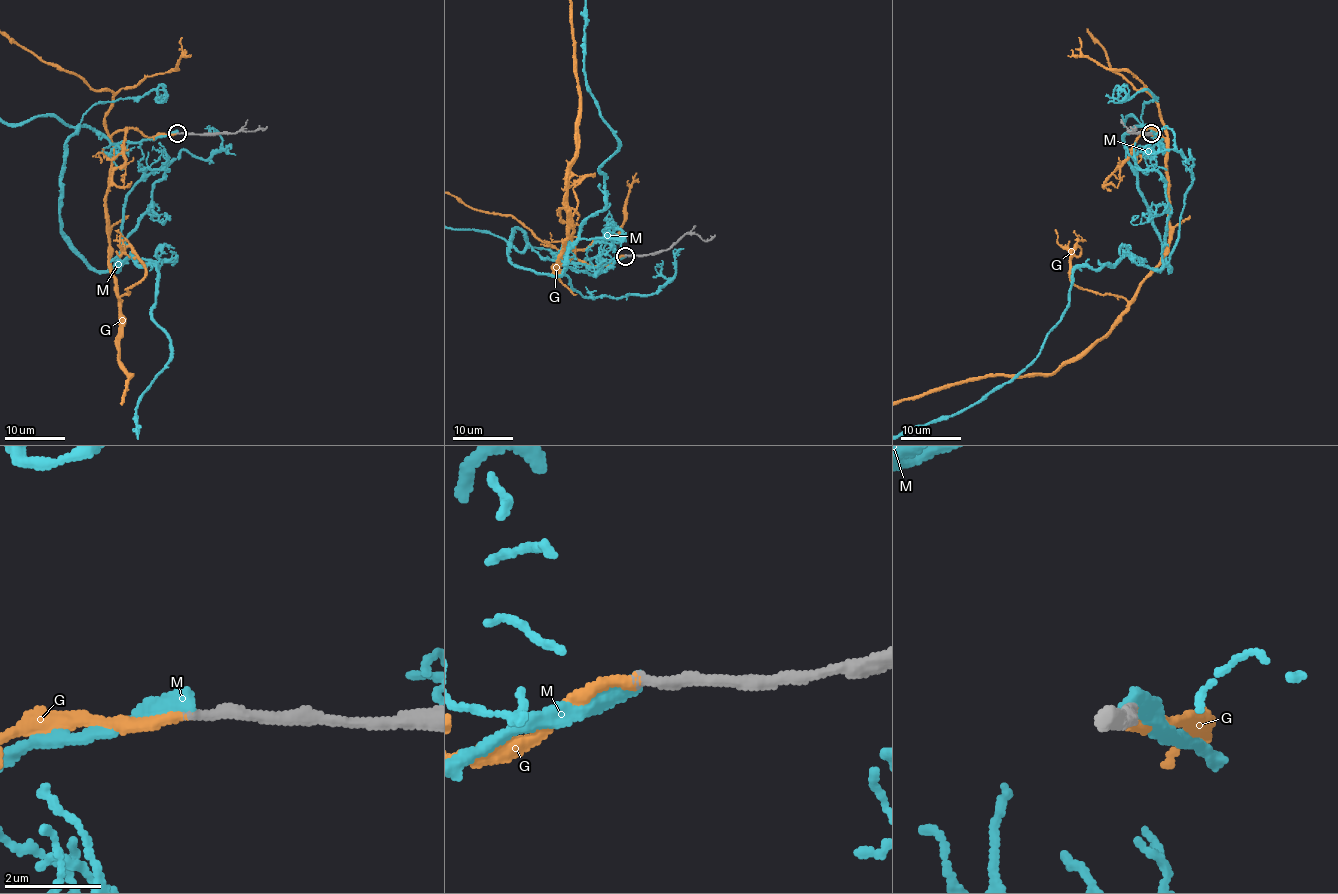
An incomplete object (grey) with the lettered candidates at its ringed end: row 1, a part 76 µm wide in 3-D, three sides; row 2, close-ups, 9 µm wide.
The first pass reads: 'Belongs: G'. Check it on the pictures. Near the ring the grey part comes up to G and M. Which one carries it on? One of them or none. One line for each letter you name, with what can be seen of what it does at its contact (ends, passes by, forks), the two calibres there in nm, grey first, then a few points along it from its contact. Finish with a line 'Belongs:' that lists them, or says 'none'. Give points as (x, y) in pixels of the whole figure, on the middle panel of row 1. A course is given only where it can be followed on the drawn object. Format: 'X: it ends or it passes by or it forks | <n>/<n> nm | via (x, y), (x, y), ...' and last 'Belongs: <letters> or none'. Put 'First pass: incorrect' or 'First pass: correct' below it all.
G: it ends | 260/240 nm | via (626, 255), (595, 266), (568, 258), (556, 270), (561, 254), (509, 214), (472, 208)
Belongs: G
First pass: correct

